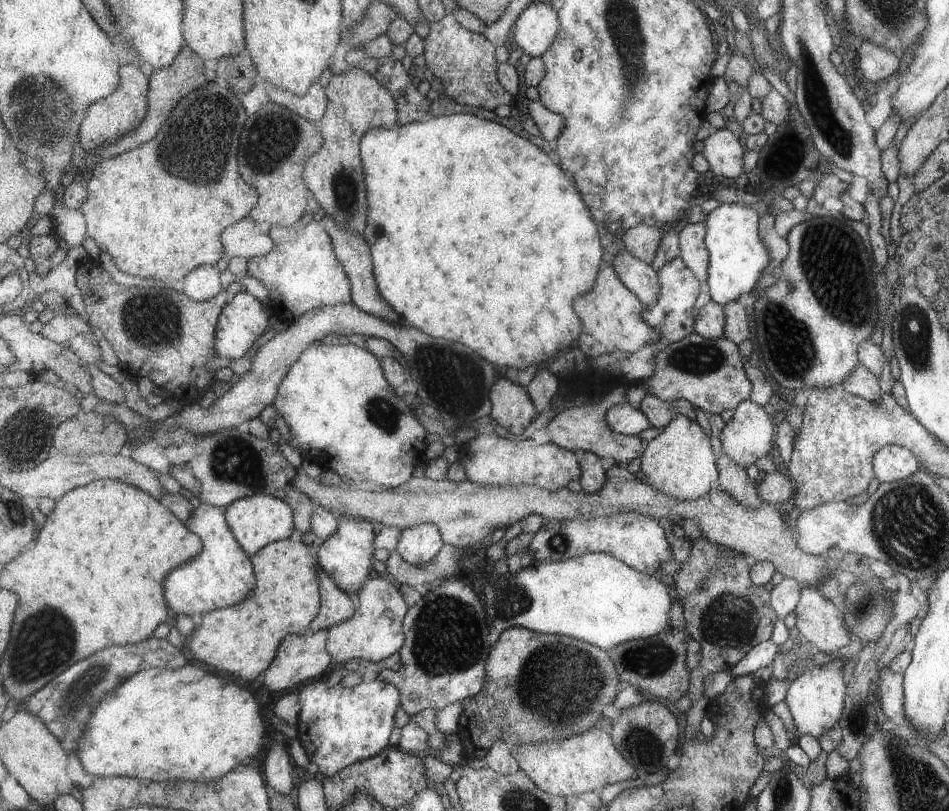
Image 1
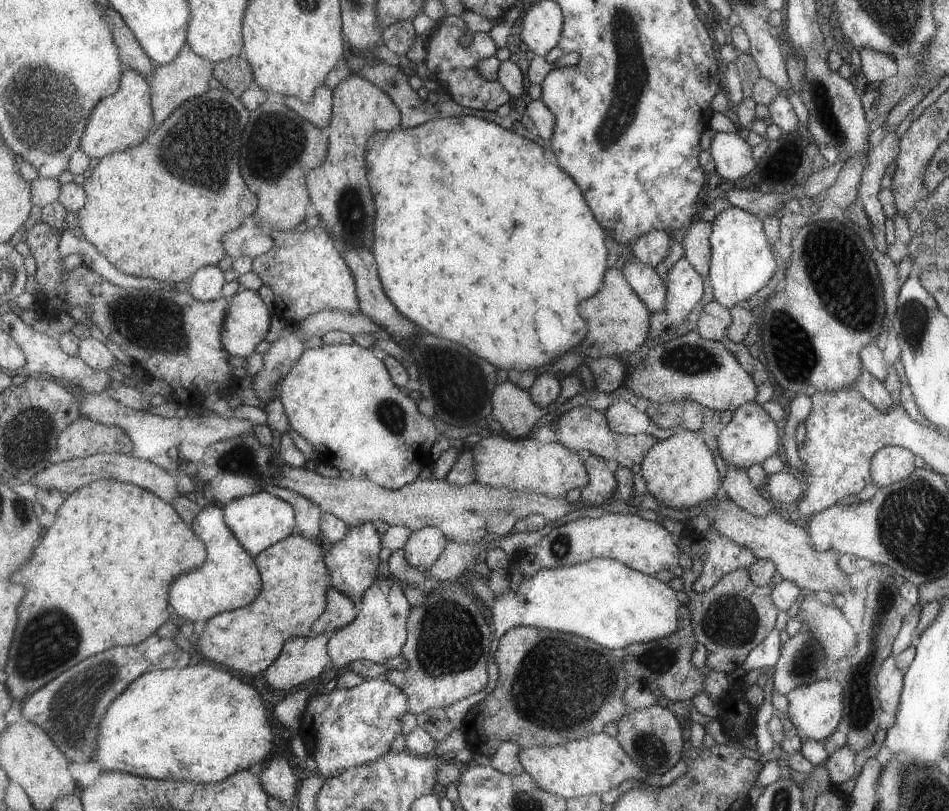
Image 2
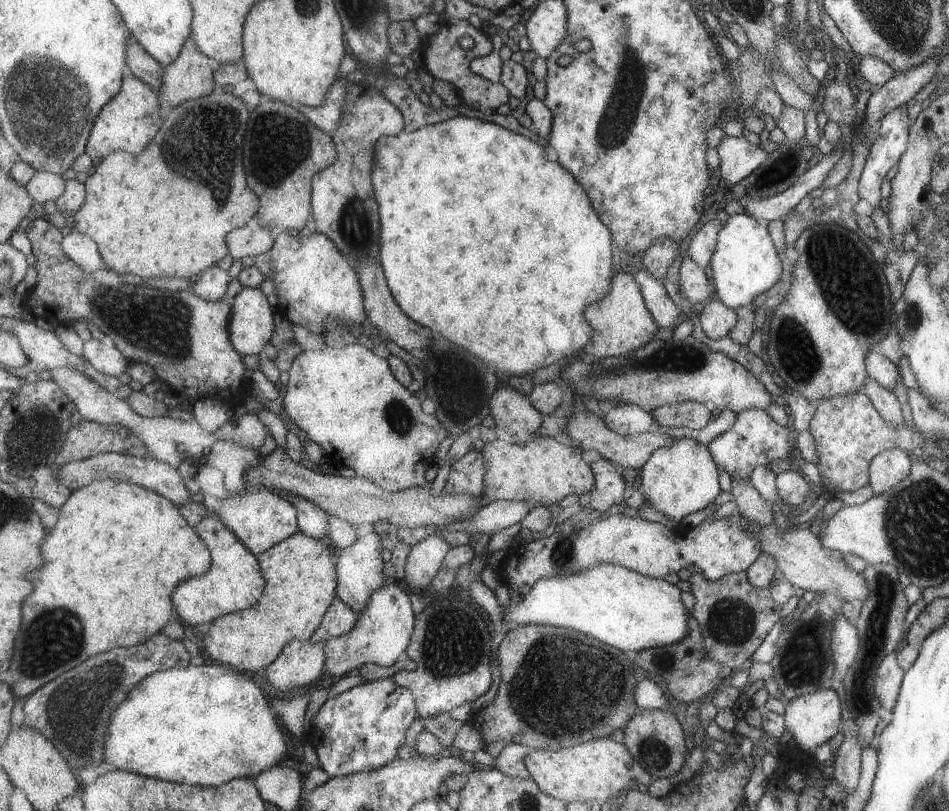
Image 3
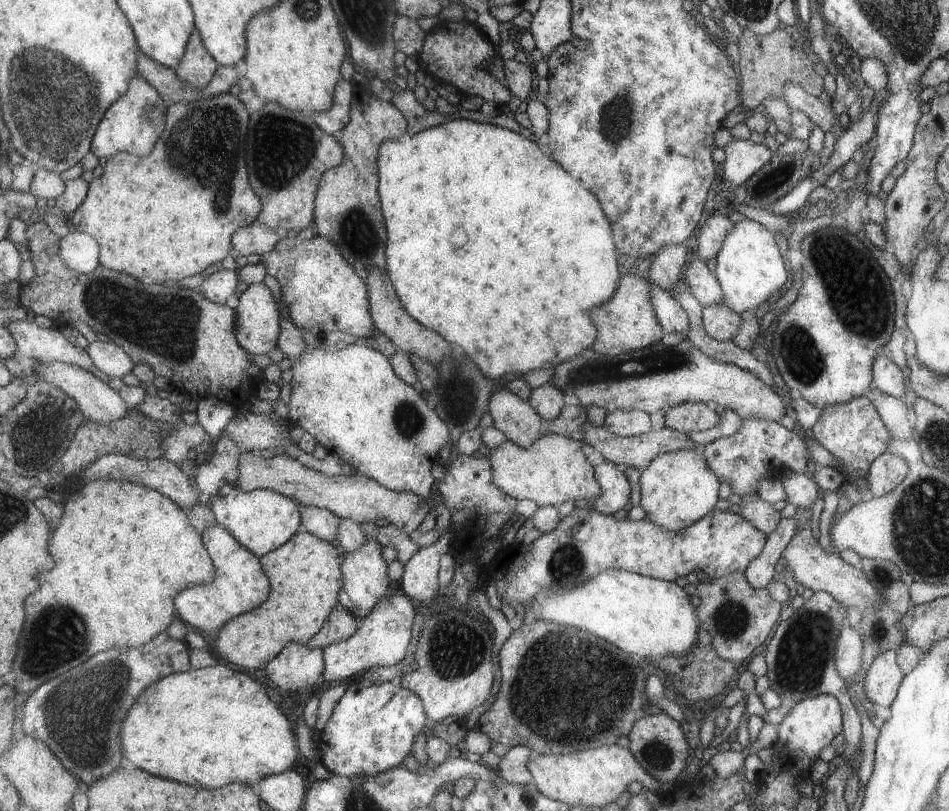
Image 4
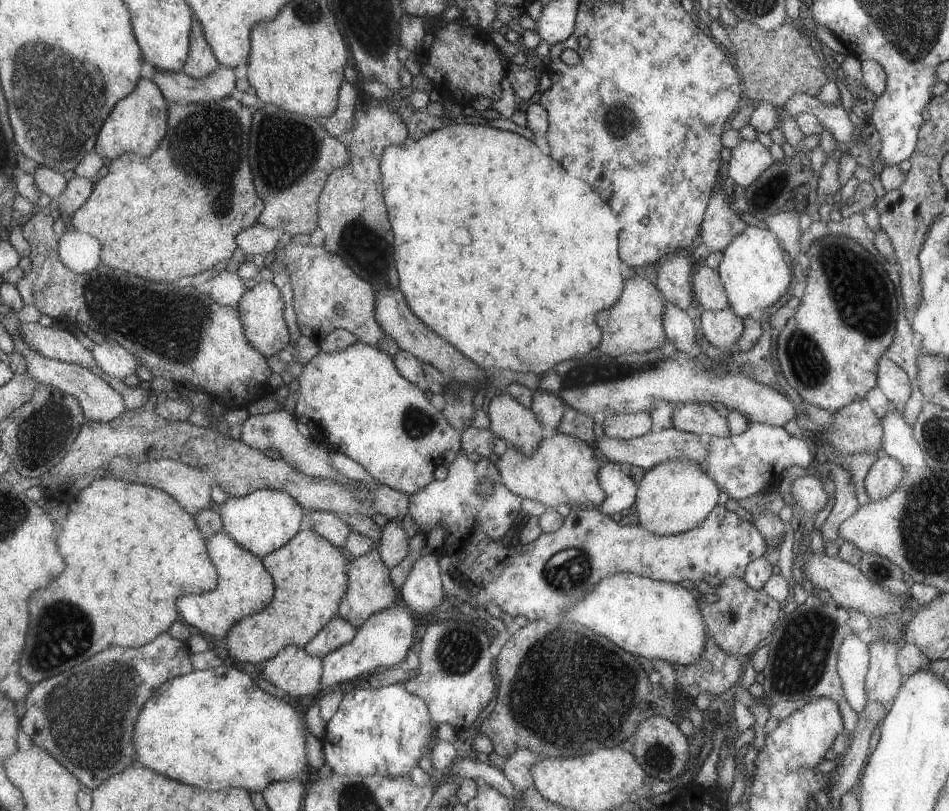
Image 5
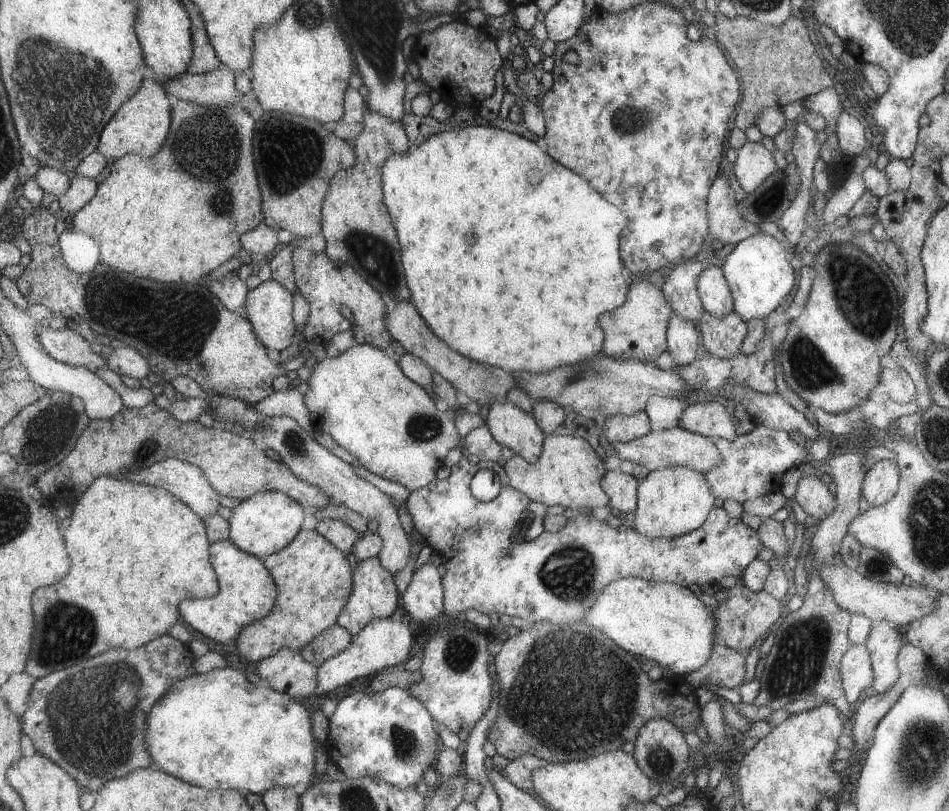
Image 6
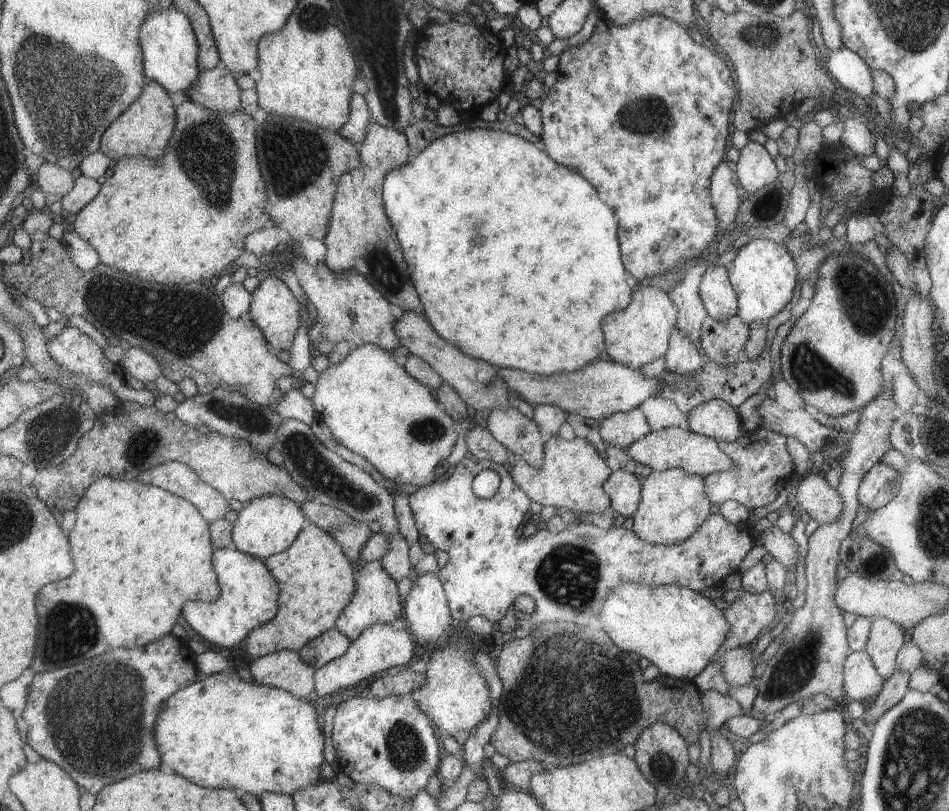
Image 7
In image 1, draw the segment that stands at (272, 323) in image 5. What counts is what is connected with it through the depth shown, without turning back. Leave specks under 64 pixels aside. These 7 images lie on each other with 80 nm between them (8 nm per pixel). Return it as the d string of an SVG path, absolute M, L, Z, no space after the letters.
M242 289L225 306L219 322L217 322L215 355L228 360L245 357L247 352L257 343L269 328L271 313L263 304L251 293Z

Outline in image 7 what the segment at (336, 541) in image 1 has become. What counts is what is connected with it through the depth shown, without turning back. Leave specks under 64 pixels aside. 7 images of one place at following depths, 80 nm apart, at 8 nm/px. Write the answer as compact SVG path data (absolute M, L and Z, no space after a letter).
M382 560L364 562L359 565L356 581L356 595L353 596L349 607L345 608L336 624L336 628L345 632L345 636L349 636L352 642L357 640L365 632L365 628L369 628L371 624L391 623L403 614L398 582L384 568Z

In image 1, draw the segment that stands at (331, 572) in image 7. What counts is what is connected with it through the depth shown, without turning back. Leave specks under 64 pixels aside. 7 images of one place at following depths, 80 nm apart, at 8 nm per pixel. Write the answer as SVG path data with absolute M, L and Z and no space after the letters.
M285 539L265 546L250 557L257 587L240 604L205 614L201 624L185 640L185 649L191 658L247 682L263 675L276 660L286 638L306 634L321 613L321 582L315 548L310 549L305 542Z

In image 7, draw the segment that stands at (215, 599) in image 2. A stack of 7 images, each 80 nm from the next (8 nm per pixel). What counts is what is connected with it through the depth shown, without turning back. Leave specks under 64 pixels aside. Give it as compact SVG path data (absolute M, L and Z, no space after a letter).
M234 546L215 549L213 558L222 588L221 596L214 602L189 600L182 615L203 639L219 647L239 648L248 639L249 632L277 616L280 585L265 561L240 552Z

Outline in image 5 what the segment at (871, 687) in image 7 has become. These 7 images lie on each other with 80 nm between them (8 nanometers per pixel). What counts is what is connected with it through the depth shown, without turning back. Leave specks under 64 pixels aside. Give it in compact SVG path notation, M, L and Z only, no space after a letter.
M849 632L838 650L836 671L849 706L858 714L868 701L864 678L868 669L868 646L861 637Z

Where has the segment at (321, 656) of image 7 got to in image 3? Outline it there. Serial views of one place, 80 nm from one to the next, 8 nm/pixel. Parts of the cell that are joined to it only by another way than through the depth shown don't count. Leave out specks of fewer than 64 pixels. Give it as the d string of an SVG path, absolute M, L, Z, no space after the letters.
M337 596L310 641L318 643L347 634L355 628L358 620L359 614L354 608Z

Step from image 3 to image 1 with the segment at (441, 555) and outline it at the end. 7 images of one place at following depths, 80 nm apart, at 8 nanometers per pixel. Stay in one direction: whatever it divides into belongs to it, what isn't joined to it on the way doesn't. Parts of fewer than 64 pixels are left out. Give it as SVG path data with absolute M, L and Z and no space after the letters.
M425 522L403 529L395 552L399 552L410 564L430 566L439 557L444 546L440 529L435 524Z

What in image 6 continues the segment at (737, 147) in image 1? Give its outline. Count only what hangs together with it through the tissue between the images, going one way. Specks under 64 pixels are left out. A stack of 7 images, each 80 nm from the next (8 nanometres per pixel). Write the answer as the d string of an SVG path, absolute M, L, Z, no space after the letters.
M746 140L737 149L733 174L745 192L753 192L775 169L771 153L760 142Z

